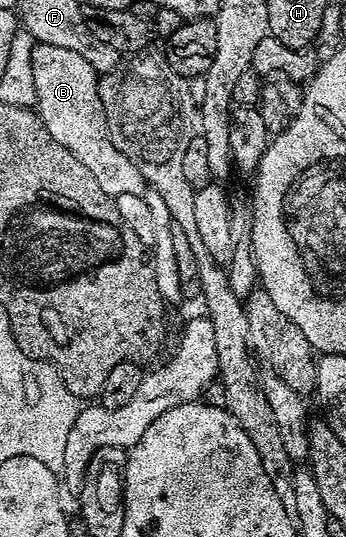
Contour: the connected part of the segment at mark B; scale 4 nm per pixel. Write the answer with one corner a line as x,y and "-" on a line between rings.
36,44
32,48
32,73
36,91
35,111
41,122
50,130
50,138
66,146
94,174
94,182
106,195
115,198
118,194
138,194
143,196
146,185
138,166
122,154
110,142
106,126
106,114
98,98
96,85
98,74
86,62
86,58
74,54
74,50
62,50
62,46

